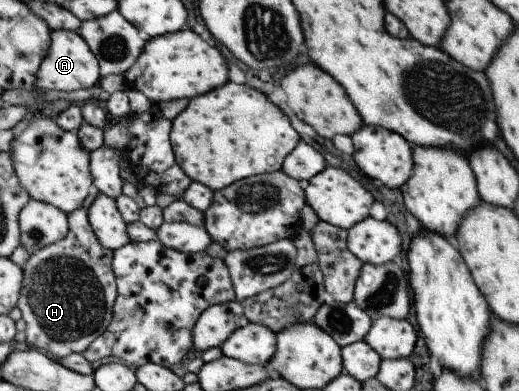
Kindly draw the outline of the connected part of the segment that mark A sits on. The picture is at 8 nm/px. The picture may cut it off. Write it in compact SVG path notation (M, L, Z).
M56 29L50 31L50 44L38 65L34 88L44 90L76 90L86 88L97 90L100 80L97 57L76 31Z

